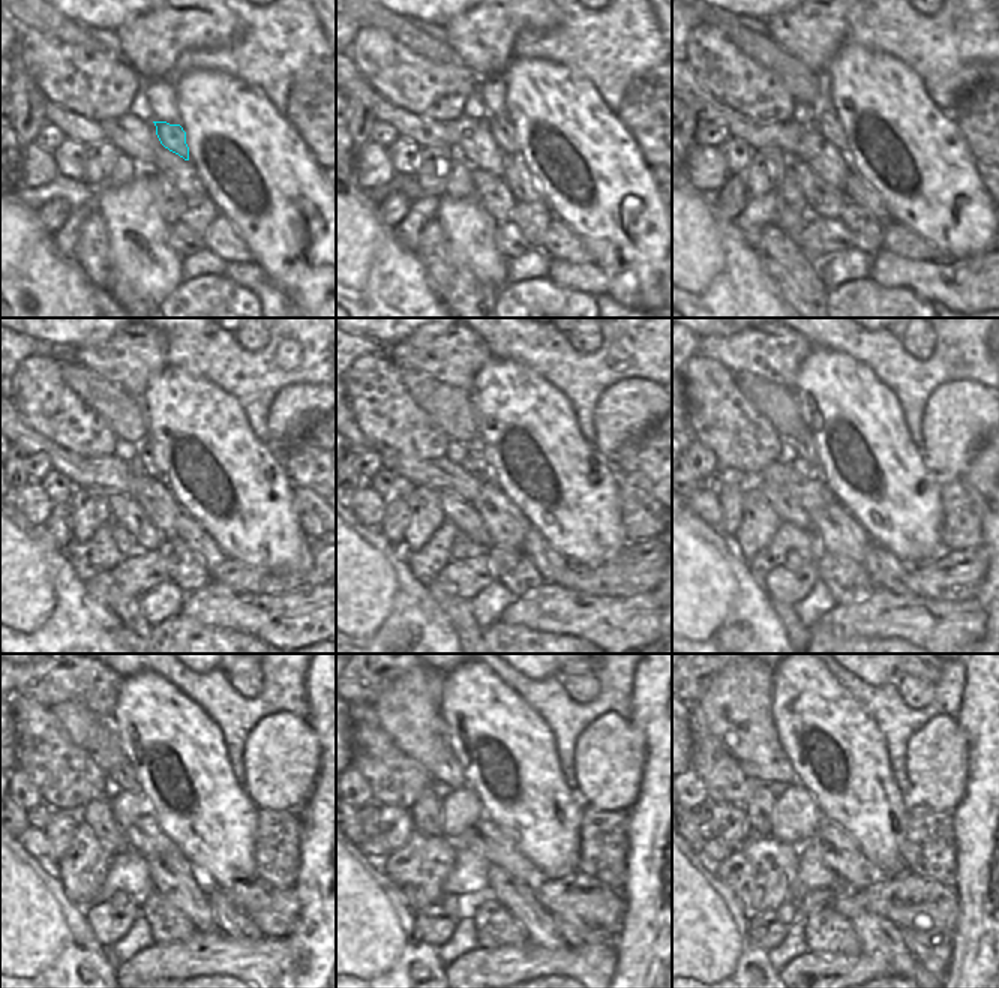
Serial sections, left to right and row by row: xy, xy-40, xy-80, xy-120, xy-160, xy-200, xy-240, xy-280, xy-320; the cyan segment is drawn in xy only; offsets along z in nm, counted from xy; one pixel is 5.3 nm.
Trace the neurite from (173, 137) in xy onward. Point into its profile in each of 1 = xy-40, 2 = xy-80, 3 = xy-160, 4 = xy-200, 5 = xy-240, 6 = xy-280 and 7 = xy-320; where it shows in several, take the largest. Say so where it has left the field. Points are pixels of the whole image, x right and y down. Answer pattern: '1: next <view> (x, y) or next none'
1: next xy-40 (501, 128)
2: next xy-80 (828, 123)
3: next xy-160 (474, 447)
4: next xy-200 (804, 446)
5: next xy-240 (123, 774)
6: next xy-280 (410, 711)
7: next xy-320 (737, 706)

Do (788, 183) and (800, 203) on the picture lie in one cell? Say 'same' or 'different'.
same

